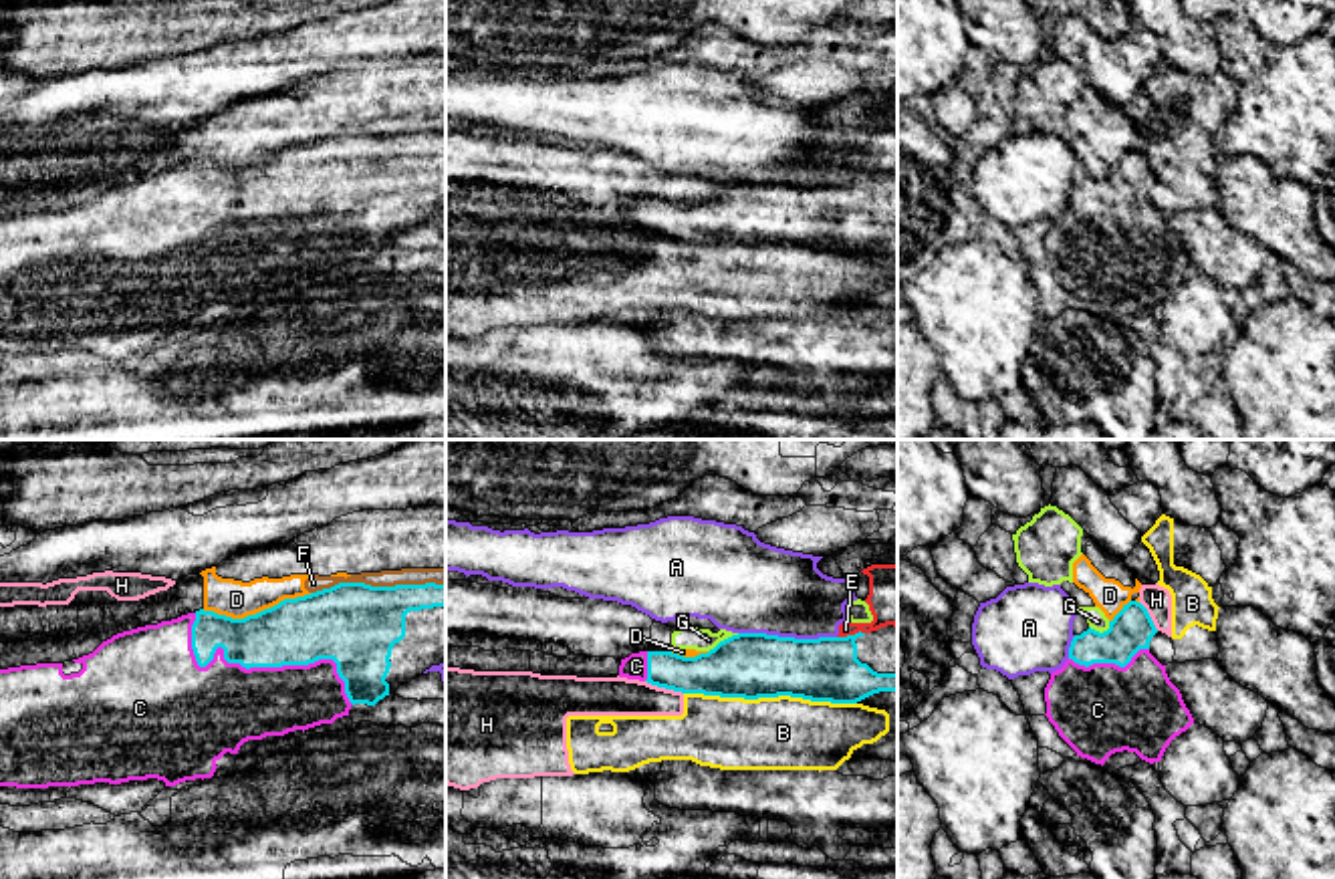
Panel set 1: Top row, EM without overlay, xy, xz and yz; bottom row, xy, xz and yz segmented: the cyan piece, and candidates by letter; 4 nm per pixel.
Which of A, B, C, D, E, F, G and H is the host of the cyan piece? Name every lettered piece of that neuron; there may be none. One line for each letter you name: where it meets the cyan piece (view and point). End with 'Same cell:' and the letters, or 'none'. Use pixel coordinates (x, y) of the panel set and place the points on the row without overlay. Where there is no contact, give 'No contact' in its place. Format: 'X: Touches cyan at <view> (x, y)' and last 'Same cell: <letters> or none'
C: Touches cyan at xy (257, 214)
Same cell: C

